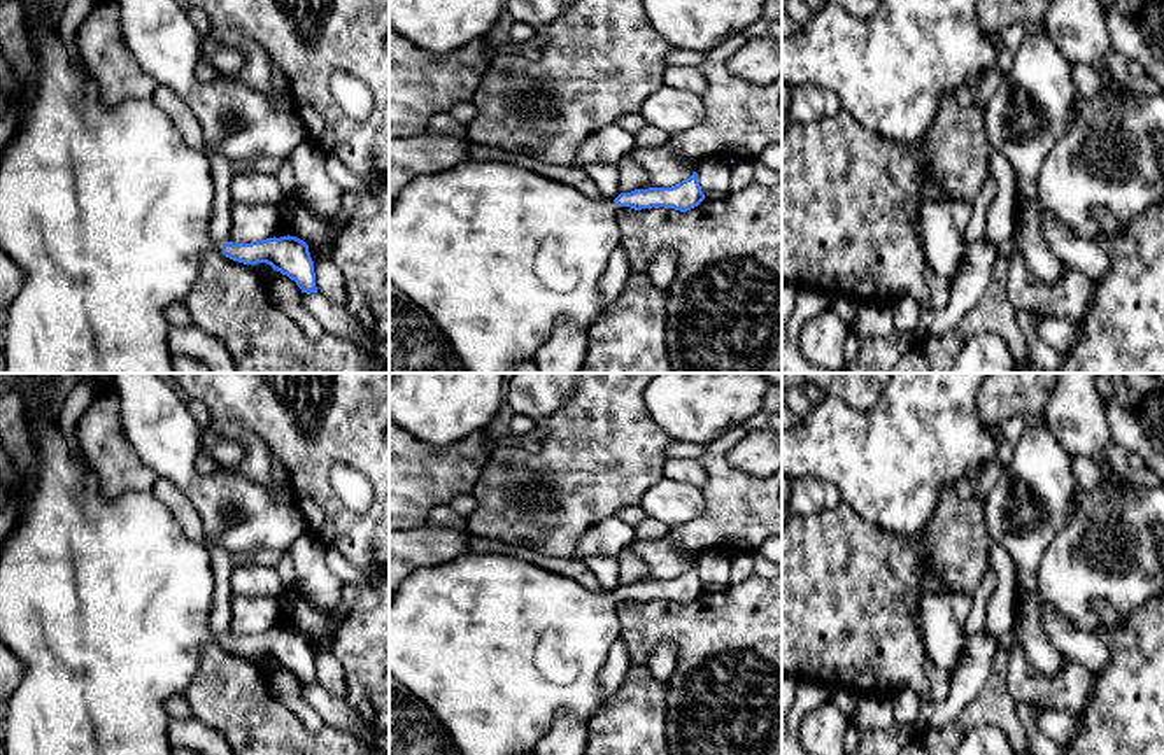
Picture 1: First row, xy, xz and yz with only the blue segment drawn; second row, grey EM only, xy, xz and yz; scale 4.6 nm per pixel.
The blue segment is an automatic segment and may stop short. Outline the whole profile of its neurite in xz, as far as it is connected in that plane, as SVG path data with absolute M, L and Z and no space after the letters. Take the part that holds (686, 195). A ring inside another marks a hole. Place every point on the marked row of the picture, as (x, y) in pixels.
M466 159L451 170L433 175L421 175L414 179L400 193L394 205L389 208L389 280L408 300L412 300L419 308L422 308L433 319L433 322L444 331L449 343L459 356L466 373L510 373L517 363L528 357L535 357L535 354L549 340L549 336L559 322L568 321L578 329L587 331L605 315L607 305L601 300L600 280L607 272L612 254L621 245L621 226L617 222L619 207L631 207L635 210L664 207L687 212L698 207L703 200L705 194L698 182L696 172L689 179L671 187L635 189L631 193L621 193L612 201L589 198L587 194L580 193L570 184L561 184L557 180L540 177L533 170L526 170L517 165Z

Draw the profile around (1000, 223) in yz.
M990 151L989 166L997 184L997 194L987 215L987 238L1003 245L1013 229L1011 200L1015 193L1015 175L1008 161L996 151Z

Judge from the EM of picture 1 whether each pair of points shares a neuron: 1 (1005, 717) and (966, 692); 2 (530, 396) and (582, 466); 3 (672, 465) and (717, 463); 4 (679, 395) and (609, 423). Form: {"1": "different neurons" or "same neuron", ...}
{"1": "different neurons", "2": "different neurons", "3": "different neurons", "4": "different neurons"}

